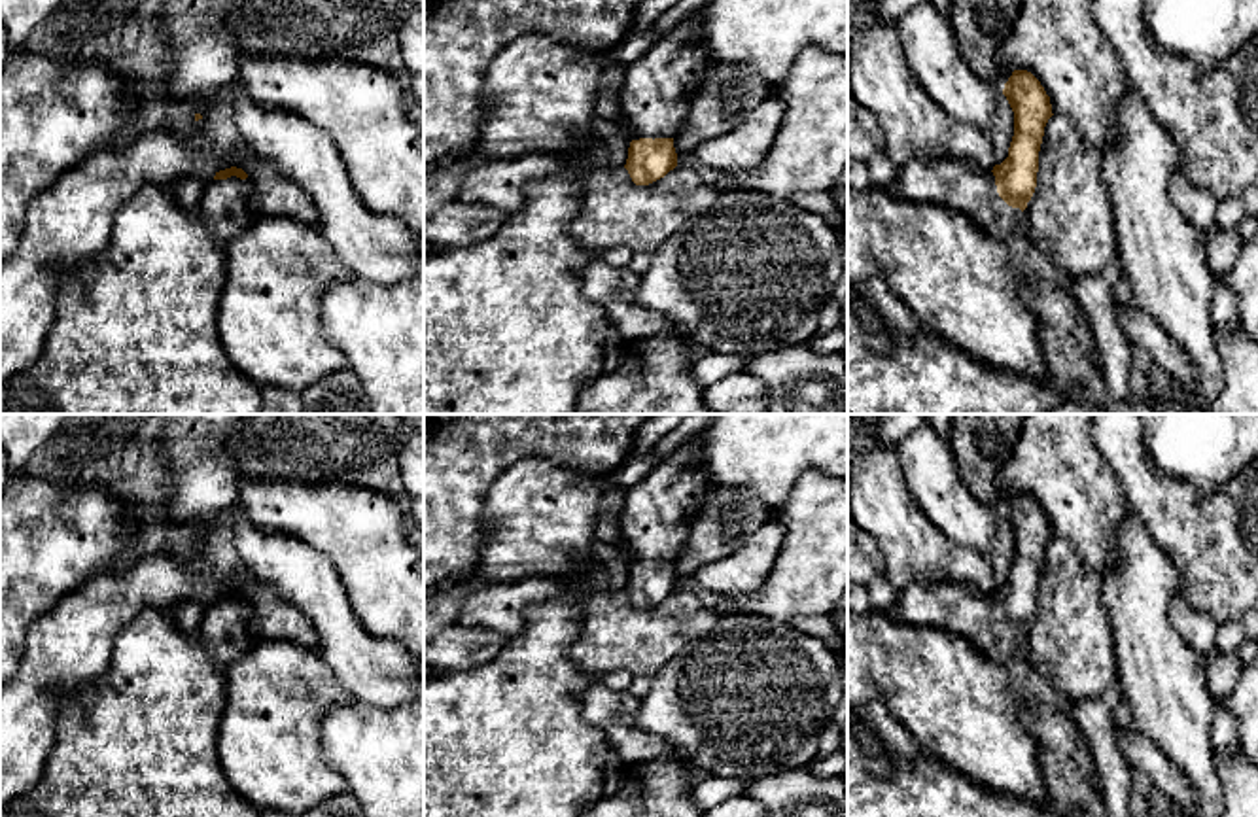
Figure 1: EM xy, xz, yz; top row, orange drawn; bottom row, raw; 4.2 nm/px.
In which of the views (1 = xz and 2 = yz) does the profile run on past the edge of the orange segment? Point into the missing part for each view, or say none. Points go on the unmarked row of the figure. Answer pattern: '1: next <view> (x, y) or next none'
1: next xz (657, 515)
2: next yz (963, 609)

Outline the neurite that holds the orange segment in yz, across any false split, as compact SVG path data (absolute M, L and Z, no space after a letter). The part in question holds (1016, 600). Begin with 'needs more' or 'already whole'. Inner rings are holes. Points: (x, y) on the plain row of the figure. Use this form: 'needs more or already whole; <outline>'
needs more; M1014 494L1003 518L1014 535L1014 560L1001 588L986 594L974 584L912 584L891 615L955 634L1005 666L1014 656L1008 632L1023 635L1035 617L1044 550L1054 537L1044 511L1027 494Z

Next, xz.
needs more; M702 433L626 490L619 528L634 554L624 592L636 609L649 609L677 590L673 560L709 486Z

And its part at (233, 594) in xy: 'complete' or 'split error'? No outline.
split error

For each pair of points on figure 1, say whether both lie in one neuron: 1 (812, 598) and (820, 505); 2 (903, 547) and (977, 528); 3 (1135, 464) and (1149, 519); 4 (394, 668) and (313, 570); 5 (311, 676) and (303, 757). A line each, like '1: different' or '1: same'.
1: same
2: different
3: same
4: same
5: same

